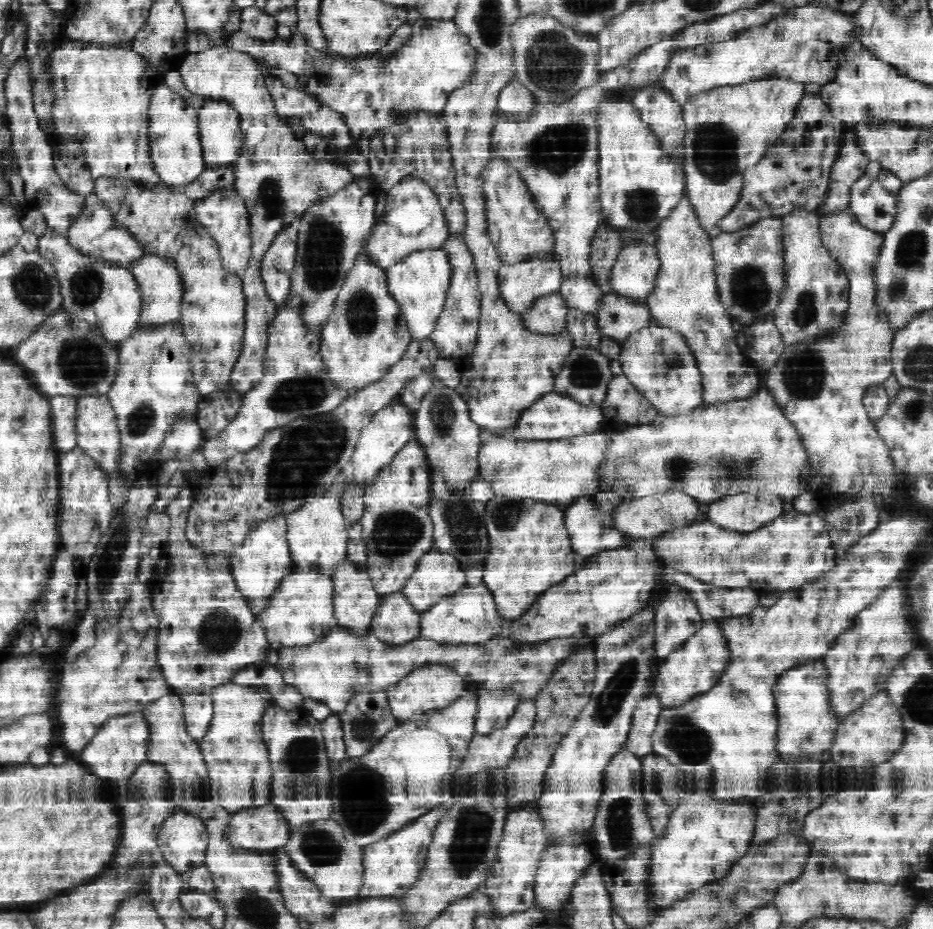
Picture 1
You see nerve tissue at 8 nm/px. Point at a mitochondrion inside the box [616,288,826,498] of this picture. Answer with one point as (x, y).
(680, 465)

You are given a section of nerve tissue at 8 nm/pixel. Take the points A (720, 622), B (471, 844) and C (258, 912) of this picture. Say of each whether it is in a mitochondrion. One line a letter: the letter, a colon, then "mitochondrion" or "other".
A: other
B: mitochondrion
C: mitochondrion

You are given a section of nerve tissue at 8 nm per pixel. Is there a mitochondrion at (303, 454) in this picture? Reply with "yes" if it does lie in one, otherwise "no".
yes

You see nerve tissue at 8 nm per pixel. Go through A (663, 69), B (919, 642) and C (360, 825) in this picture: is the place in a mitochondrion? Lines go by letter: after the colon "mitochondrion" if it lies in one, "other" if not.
A: other
B: other
C: mitochondrion

